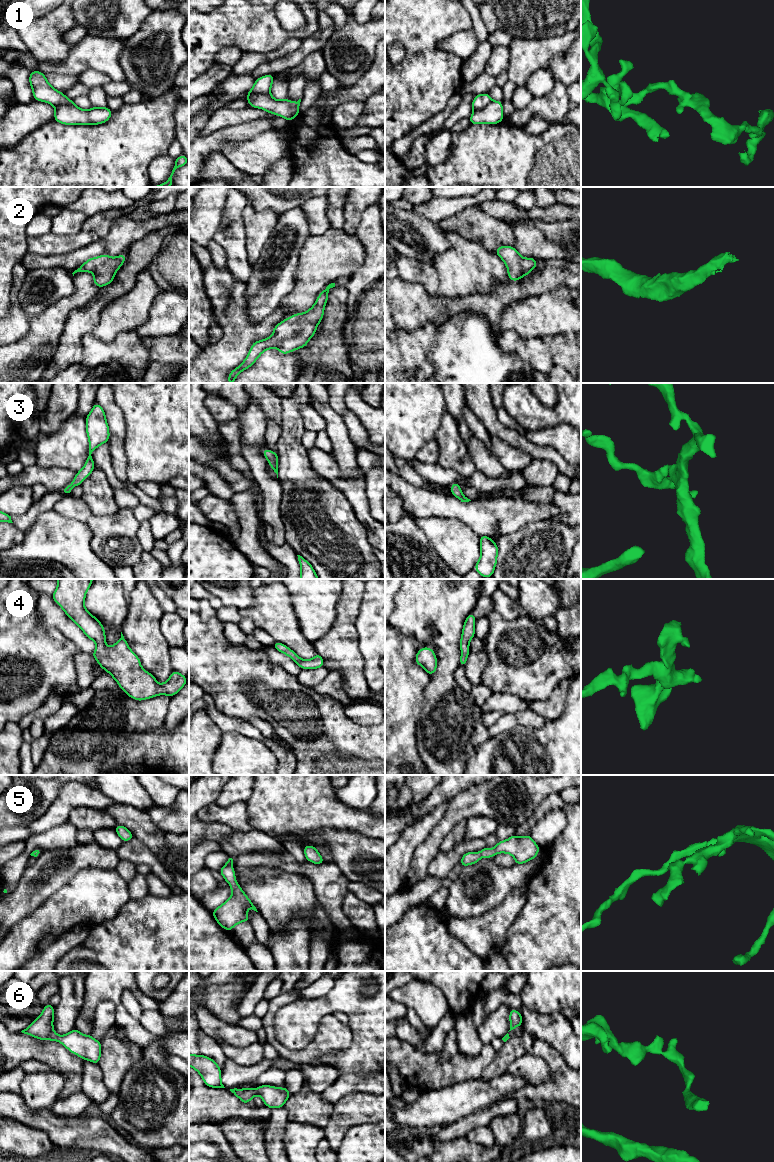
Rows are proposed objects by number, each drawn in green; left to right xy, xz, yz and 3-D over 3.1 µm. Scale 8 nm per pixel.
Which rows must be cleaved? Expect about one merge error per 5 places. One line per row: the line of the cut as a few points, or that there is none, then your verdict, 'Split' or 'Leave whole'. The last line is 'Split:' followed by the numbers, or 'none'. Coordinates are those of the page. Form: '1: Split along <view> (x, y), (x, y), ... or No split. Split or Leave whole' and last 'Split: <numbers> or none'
1: Split along xz (269, 92), (249, 95), (247, 97). Split
2: No split. Leave whole
3: No split. Leave whole
4: No split. Leave whole
5: No split. Leave whole
6: No split. Leave whole
Split: 1

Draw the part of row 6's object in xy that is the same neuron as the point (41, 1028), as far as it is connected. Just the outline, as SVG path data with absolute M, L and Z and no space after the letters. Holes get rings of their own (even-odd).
M48 1003L41 1013L26 1029L21 1032L40 1040L60 1042L71 1053L83 1060L99 1064L101 1056L101 1043L91 1035L83 1035L76 1027L66 1035L59 1036L53 1029L54 1007Z

